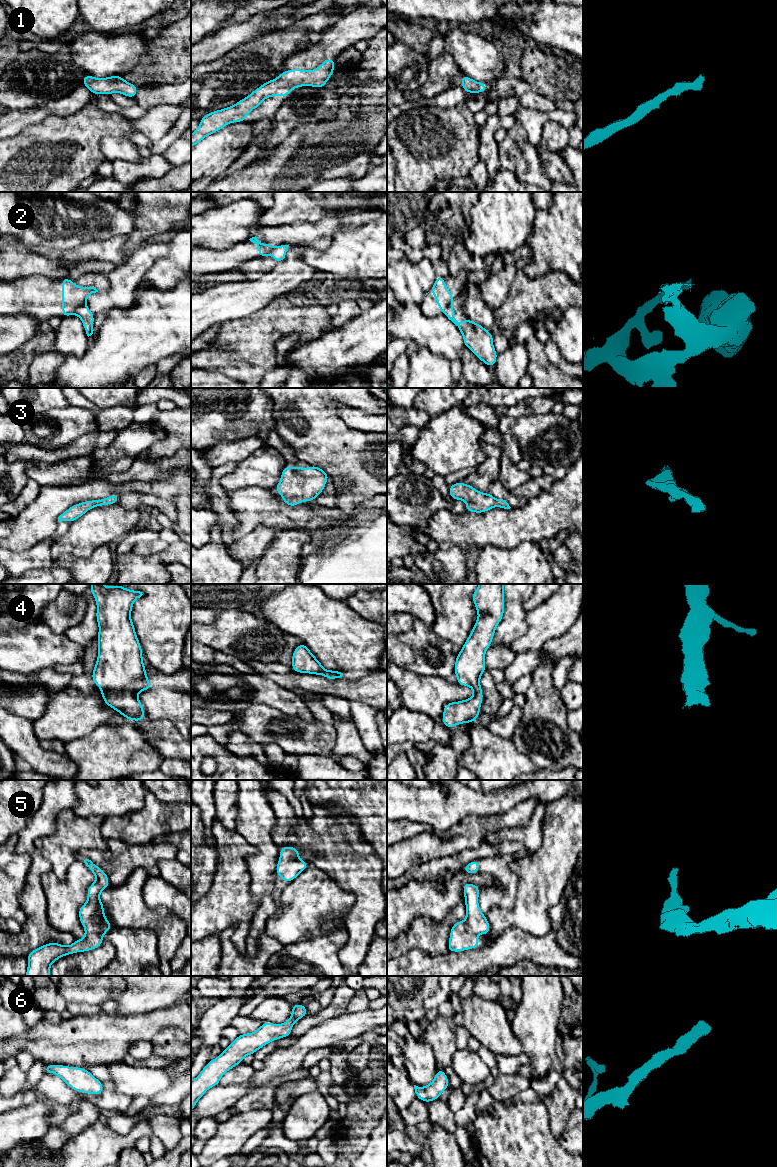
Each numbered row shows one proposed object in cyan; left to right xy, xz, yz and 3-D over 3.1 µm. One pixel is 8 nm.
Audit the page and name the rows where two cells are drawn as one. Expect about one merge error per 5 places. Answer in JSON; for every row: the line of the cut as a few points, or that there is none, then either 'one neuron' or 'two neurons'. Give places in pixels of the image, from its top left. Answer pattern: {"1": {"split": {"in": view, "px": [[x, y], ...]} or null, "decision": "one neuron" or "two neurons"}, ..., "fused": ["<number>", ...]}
{"1": {"split": null, "decision": "one neuron"}, "2": {"split": {"in": "xy", "px": [[85, 304], [74, 313]]}, "decision": "two neurons"}, "3": {"split": null, "decision": "one neuron"}, "4": {"split": null, "decision": "one neuron"}, "5": {"split": null, "decision": "one neuron"}, "6": {"split": null, "decision": "one neuron"}, "fused": ["2"]}

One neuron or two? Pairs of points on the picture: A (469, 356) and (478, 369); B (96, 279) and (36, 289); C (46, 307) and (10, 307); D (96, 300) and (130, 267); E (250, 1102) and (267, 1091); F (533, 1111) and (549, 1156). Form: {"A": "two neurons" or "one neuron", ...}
{"A": "one neuron", "B": "one neuron", "C": "one neuron", "D": "one neuron", "E": "one neuron", "F": "one neuron"}

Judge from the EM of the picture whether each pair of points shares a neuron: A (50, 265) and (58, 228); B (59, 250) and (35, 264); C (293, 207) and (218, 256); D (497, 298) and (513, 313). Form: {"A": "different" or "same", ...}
{"A": "different", "B": "different", "C": "different", "D": "different"}

